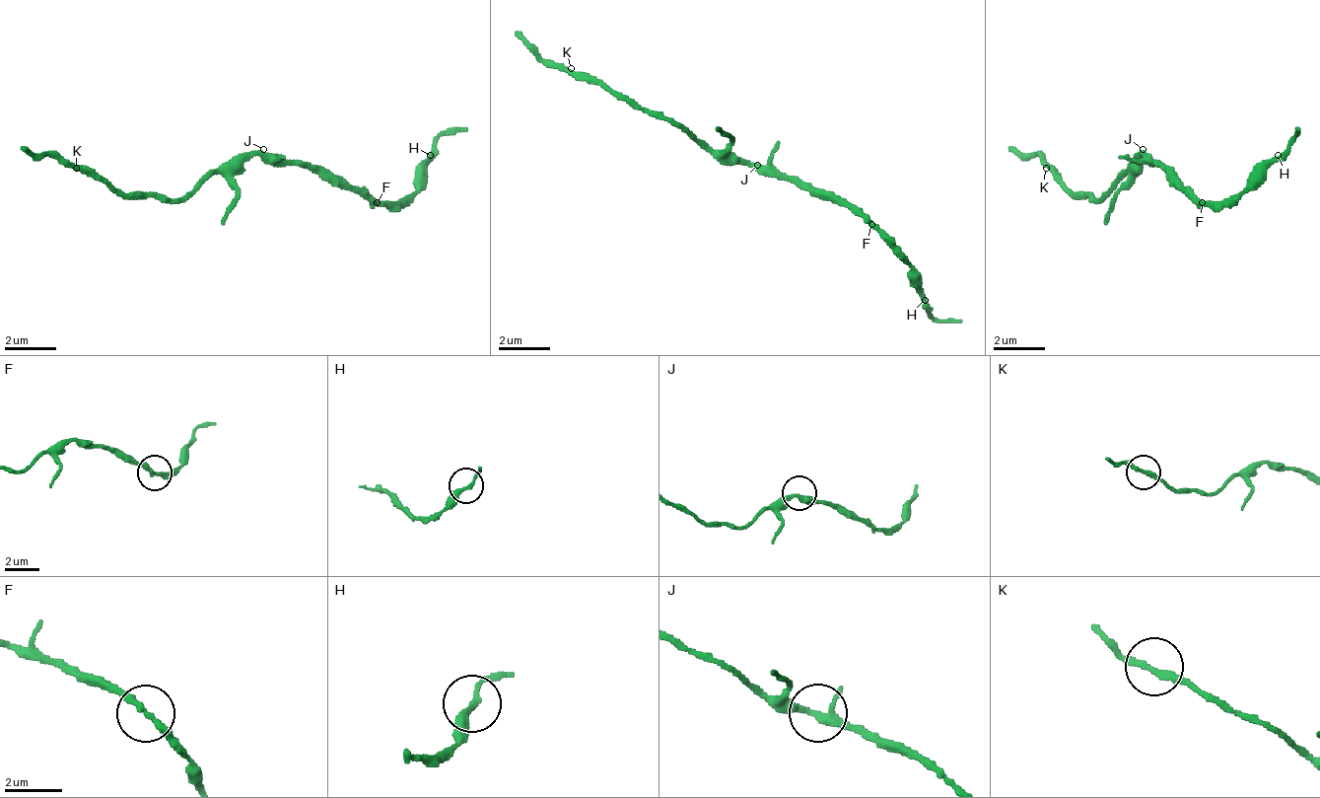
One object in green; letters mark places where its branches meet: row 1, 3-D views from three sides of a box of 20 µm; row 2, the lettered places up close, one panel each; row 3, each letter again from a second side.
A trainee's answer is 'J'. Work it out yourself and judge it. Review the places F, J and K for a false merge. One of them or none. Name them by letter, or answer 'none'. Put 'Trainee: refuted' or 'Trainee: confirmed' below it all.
none
Trainee: refuted

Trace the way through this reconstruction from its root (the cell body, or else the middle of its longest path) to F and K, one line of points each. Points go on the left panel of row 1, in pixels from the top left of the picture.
F: (263, 155), (282, 155), (289, 162), (308, 162), (320, 175), (333, 175), (353, 187), (366, 187), (379, 200)
K: (263, 155), (231, 155), (179, 200), (160, 200), (154, 193), (121, 193), (103, 175), (83, 175), (76, 168)

